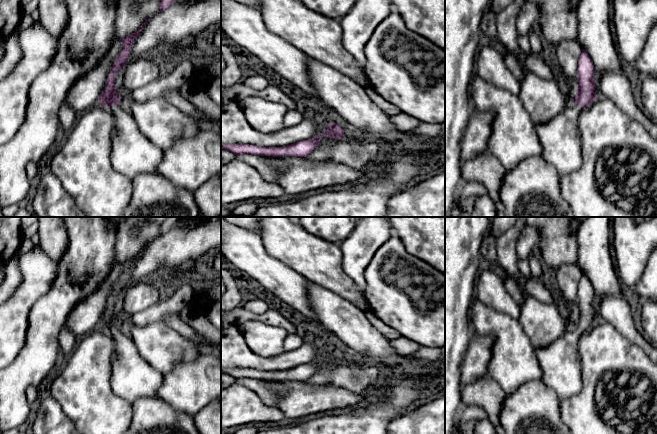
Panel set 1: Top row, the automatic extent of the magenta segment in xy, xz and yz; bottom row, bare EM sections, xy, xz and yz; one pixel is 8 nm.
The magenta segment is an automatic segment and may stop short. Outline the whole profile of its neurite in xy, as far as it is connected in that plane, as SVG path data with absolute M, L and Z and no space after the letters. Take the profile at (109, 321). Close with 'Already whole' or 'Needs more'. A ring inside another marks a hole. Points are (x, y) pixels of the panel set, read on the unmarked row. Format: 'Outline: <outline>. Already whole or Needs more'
Outline: M148 242L134 257L120 263L123 274L115 283L99 323L99 328L109 331L114 338L115 354L111 367L111 389L116 395L131 403L143 397L157 397L157 391L164 380L163 373L156 370L139 354L130 336L122 331L118 314L114 310L115 299L125 290L131 276L131 269L151 242Z. Needs more

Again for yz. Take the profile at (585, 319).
Outline: M585 273L578 286L578 306L575 326L565 332L550 346L535 349L542 369L543 383L553 389L558 397L569 398L582 390L581 362L578 344L581 334L588 331L598 320L594 317L595 292Z. Needs more

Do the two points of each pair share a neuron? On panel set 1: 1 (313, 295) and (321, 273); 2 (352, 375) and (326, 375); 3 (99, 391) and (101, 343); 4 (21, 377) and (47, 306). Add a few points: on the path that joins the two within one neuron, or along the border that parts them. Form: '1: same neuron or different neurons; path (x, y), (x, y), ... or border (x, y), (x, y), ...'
1: different neurons; border (308, 279), (332, 290), (338, 295)
2: same neuron; path (346, 375), (332, 375)
3: same neuron; path (99, 379), (99, 355)
4: same neuron; path (36, 359), (42, 348), (44, 324)

